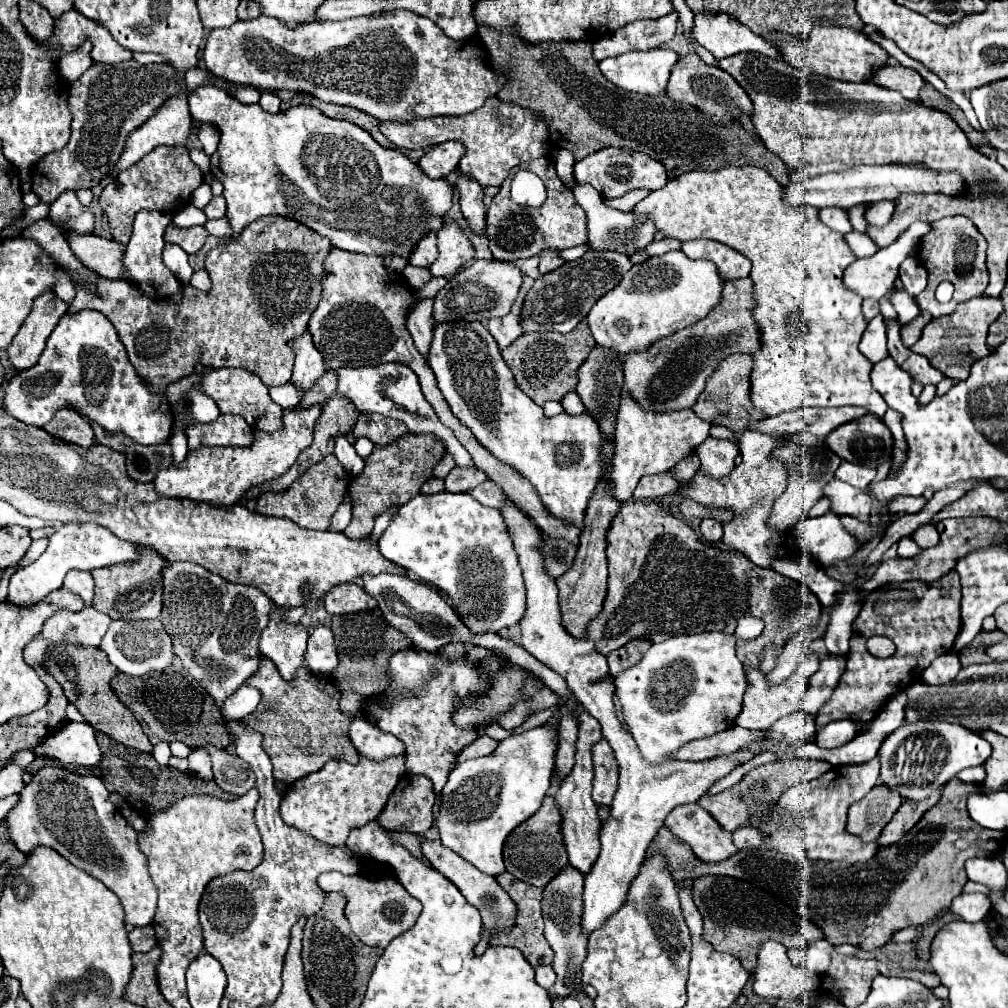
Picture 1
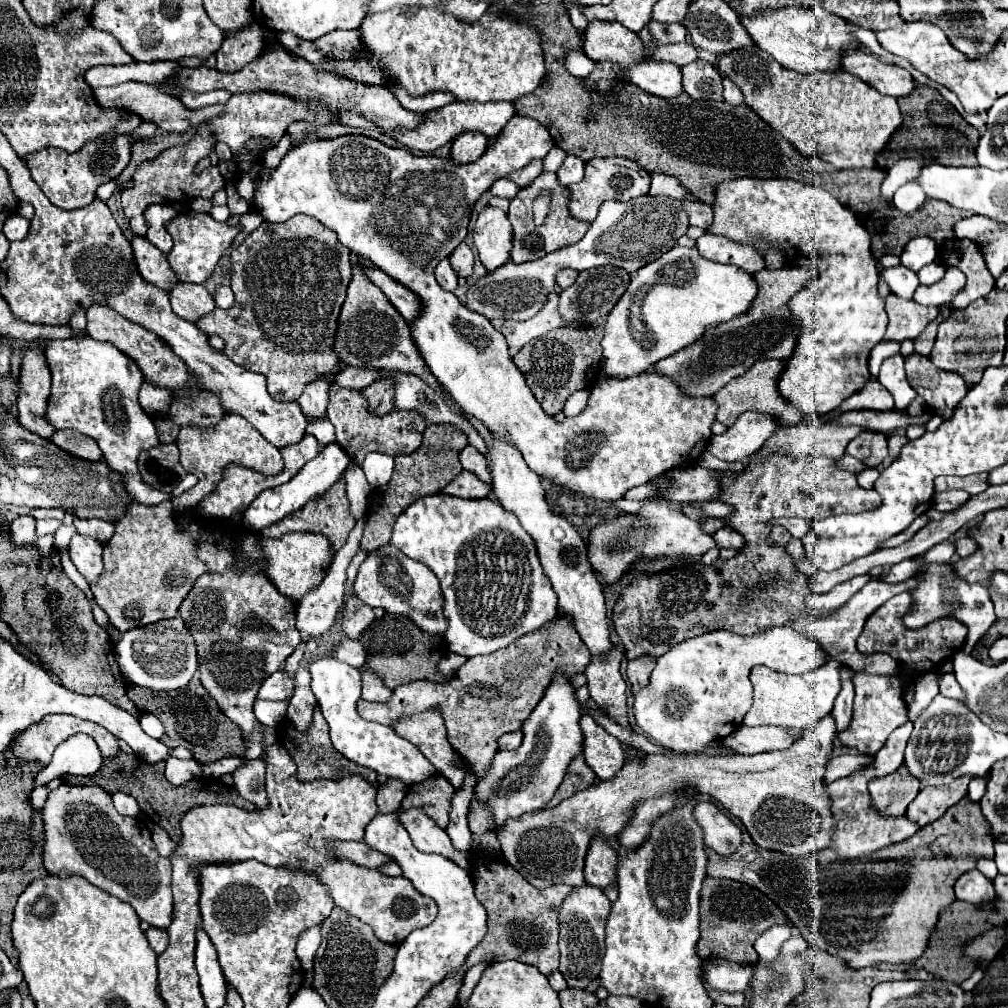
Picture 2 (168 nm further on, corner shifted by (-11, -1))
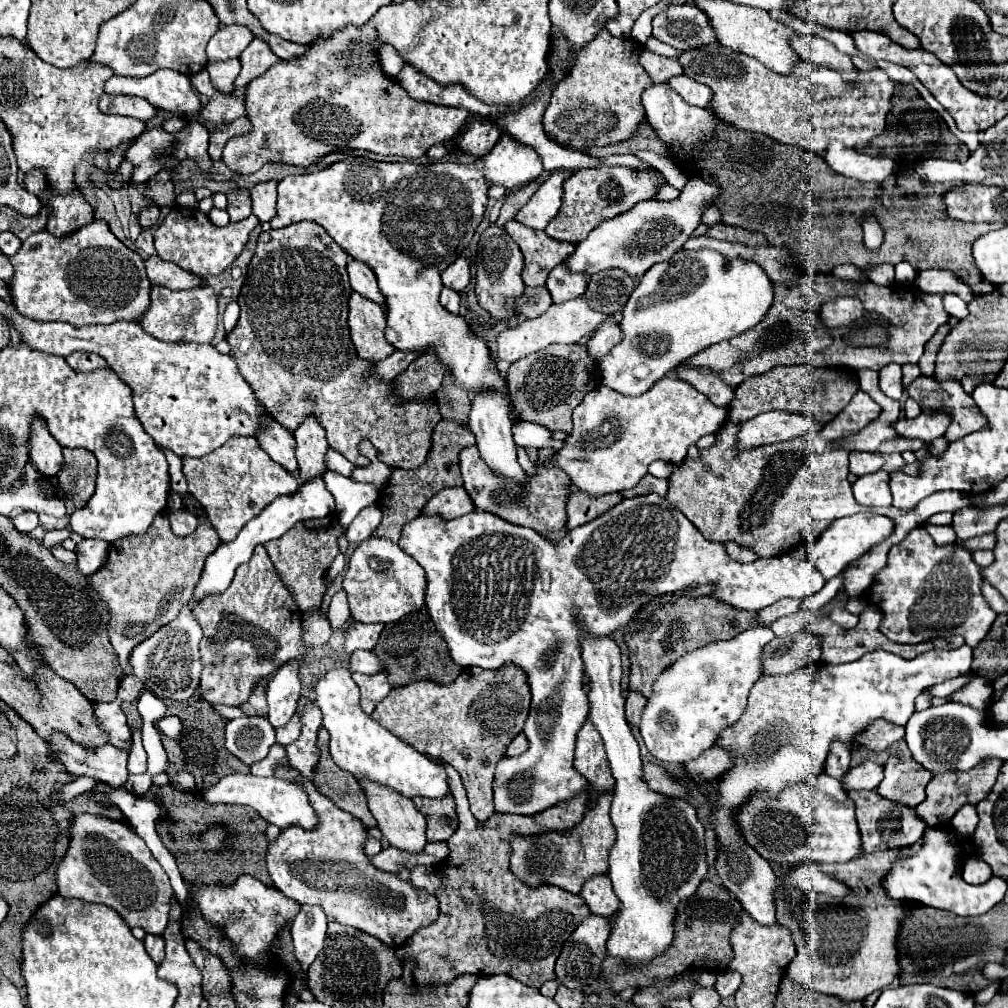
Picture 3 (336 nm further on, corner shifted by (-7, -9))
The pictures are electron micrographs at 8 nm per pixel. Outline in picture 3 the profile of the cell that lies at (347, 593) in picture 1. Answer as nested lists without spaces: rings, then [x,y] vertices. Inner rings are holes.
[[[353,623],[347,633],[345,633],[345,651],[351,655],[353,651],[365,649],[371,651],[377,645],[377,639],[381,635],[383,625],[375,623],[375,625],[365,625],[365,623]]]

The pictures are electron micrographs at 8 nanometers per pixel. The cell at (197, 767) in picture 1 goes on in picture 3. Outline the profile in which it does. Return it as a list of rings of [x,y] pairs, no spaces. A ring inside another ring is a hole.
[[[239,717],[225,725],[227,749],[247,765],[267,757],[275,743],[275,729],[263,717]]]

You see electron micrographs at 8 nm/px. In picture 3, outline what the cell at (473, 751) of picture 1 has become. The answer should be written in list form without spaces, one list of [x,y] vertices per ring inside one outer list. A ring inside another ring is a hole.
[[[521,733],[521,735],[517,735],[517,737],[511,741],[511,745],[509,745],[509,749],[507,749],[507,755],[509,755],[509,757],[521,755],[521,753],[525,753],[527,749],[529,749],[529,741],[527,741],[527,737]]]

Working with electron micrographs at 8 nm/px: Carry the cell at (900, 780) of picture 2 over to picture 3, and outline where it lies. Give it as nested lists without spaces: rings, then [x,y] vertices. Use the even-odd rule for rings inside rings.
[[[895,749],[885,763],[885,779],[877,791],[887,799],[917,807],[925,799],[925,787],[931,777],[933,775],[927,773],[923,765],[911,757],[901,757],[901,753]]]

